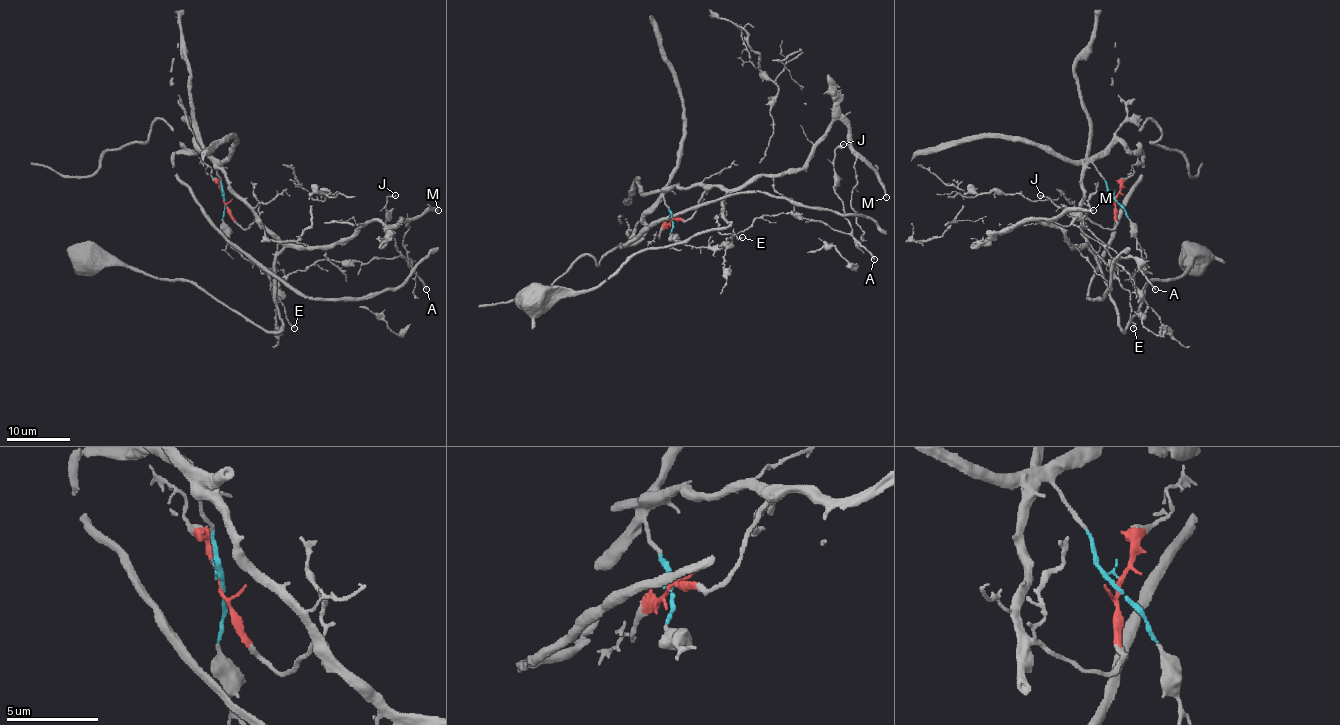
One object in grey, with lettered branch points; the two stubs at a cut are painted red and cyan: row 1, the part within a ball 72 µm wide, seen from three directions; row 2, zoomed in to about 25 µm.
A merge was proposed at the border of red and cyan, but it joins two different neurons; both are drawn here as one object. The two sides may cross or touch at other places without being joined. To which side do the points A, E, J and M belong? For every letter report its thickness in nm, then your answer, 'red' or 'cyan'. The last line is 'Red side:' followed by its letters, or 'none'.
A: 180 nm thick; cyan
E: 150 nm thick; red
J: 280 nm thick; cyan
M: 240 nm thick; red
Red side: E, M

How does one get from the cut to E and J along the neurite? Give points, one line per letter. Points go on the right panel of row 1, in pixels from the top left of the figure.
E: (1116, 199), (1116, 224), (1108, 229), (1087, 219), (1082, 237), (1127, 290), (1133, 328)
J: (1116, 199), (1143, 259), (1141, 271), (1132, 275), (1109, 261), (1129, 256), (1121, 258), (1084, 223), (1039, 195)

